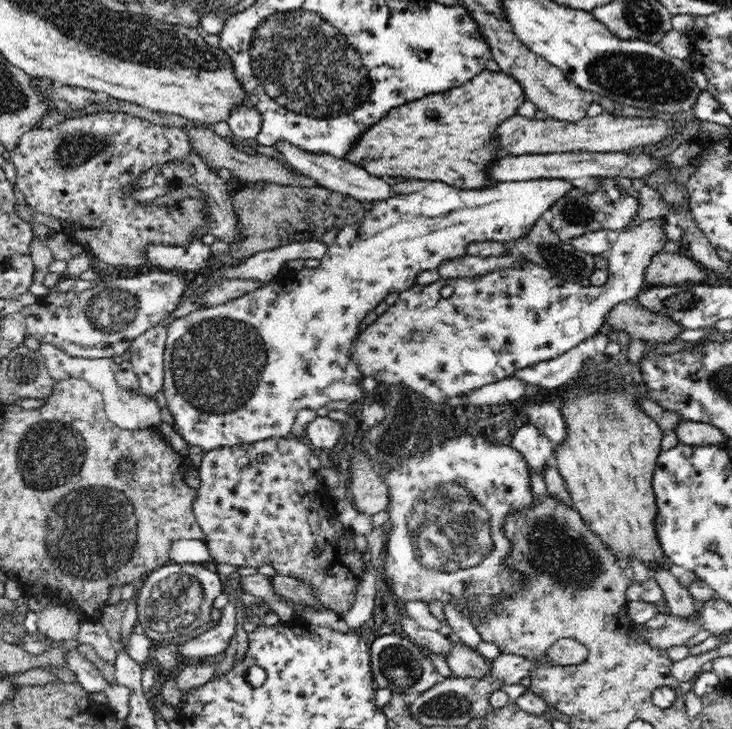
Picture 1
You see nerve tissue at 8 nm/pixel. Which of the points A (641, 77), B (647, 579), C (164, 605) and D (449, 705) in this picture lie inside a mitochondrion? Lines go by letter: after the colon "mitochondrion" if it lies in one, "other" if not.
A: mitochondrion
B: other
C: mitochondrion
D: mitochondrion

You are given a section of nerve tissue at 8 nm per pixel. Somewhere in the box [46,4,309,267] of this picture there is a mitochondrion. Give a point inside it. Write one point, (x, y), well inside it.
(74, 150)

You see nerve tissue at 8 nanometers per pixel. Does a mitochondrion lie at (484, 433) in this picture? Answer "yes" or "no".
no

